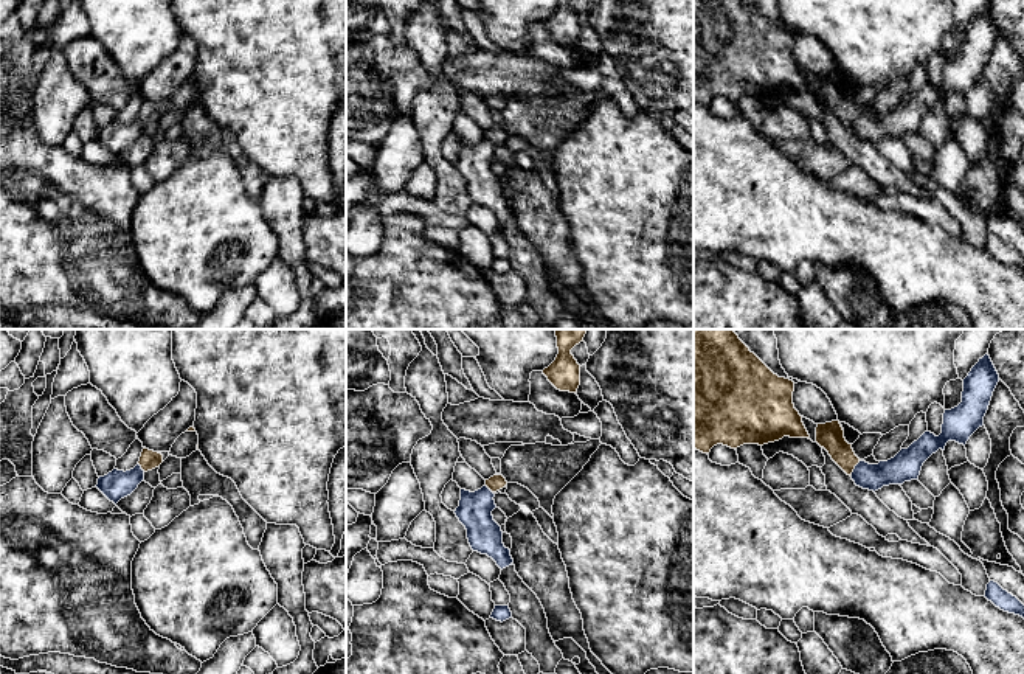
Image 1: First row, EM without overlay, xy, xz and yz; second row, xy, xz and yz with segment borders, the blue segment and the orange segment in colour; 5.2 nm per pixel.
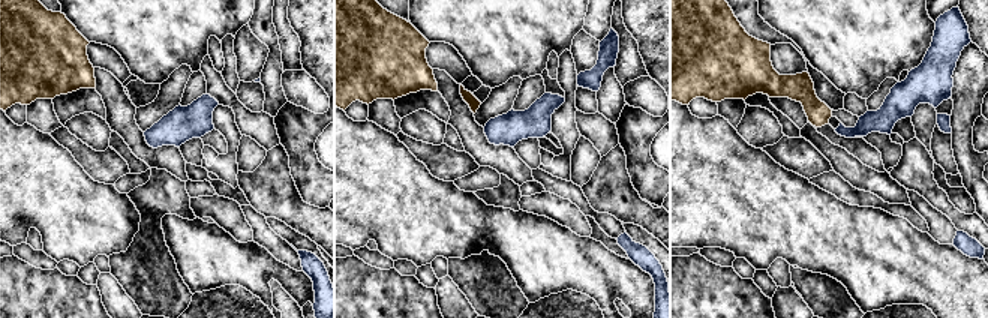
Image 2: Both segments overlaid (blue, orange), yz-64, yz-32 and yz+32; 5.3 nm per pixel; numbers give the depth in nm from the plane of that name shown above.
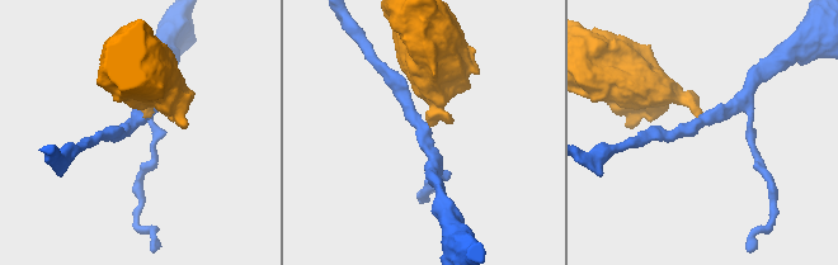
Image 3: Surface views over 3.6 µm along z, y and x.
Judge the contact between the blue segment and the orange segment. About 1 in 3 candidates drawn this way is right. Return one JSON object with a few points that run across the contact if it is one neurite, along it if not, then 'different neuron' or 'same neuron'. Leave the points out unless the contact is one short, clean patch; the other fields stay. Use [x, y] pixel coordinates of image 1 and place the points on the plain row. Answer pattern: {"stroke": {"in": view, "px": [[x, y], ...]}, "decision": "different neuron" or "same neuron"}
{"stroke": {"in": "yz", "px": [[860, 114], [851, 126]]}, "decision": "different neuron"}

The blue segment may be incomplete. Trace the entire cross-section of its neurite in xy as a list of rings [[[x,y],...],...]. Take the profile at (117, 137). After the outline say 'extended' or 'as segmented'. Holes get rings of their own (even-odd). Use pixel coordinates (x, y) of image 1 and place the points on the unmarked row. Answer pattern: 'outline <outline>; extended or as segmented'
outline [[[137,116],[130,123],[113,121],[104,129],[98,130],[96,140],[115,157],[130,148],[144,132],[144,123]]]; as segmented

